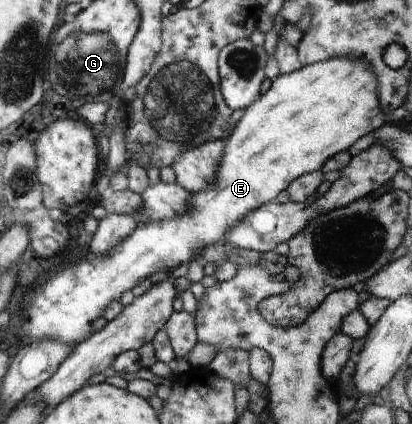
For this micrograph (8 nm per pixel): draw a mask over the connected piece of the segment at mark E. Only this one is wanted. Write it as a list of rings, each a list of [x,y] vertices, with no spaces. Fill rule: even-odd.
[[[337,57],[301,67],[298,71],[293,71],[289,74],[279,74],[272,82],[268,91],[257,98],[256,101],[253,101],[248,109],[245,109],[244,115],[242,115],[241,119],[237,122],[233,131],[226,136],[224,140],[224,157],[222,157],[220,167],[218,167],[218,173],[216,173],[216,183],[214,183],[208,191],[204,191],[204,193],[190,194],[190,209],[188,209],[188,213],[178,215],[178,217],[174,217],[174,219],[164,219],[164,221],[152,220],[152,223],[148,223],[148,225],[138,225],[137,228],[132,231],[130,237],[122,239],[122,241],[116,245],[116,249],[112,249],[112,253],[100,255],[100,257],[98,257],[98,255],[88,255],[88,257],[82,259],[80,263],[76,263],[76,265],[72,265],[72,267],[60,271],[60,273],[54,275],[52,279],[48,279],[48,281],[32,295],[30,307],[28,307],[26,313],[24,313],[24,319],[22,319],[22,325],[20,325],[20,335],[22,335],[22,339],[26,339],[27,343],[31,342],[31,339],[33,341],[40,341],[40,339],[56,339],[56,341],[66,341],[66,343],[70,343],[70,345],[72,345],[72,343],[80,343],[80,339],[82,339],[84,335],[92,333],[92,323],[104,313],[104,309],[106,309],[112,301],[120,299],[124,291],[134,289],[142,279],[151,277],[154,273],[171,273],[172,270],[180,267],[182,263],[192,262],[192,259],[194,259],[206,245],[212,245],[212,243],[226,243],[226,231],[228,231],[232,225],[236,225],[242,217],[248,216],[248,213],[251,213],[254,209],[259,209],[262,205],[274,202],[274,199],[278,197],[278,193],[282,193],[286,187],[290,187],[300,176],[315,172],[316,170],[321,170],[328,158],[334,157],[334,155],[340,153],[340,151],[348,151],[348,147],[350,147],[352,143],[356,143],[362,135],[372,133],[374,129],[382,127],[382,125],[384,125],[384,117],[382,117],[382,111],[380,111],[381,107],[382,103],[379,101],[379,79],[371,69],[371,66],[363,60]]]

